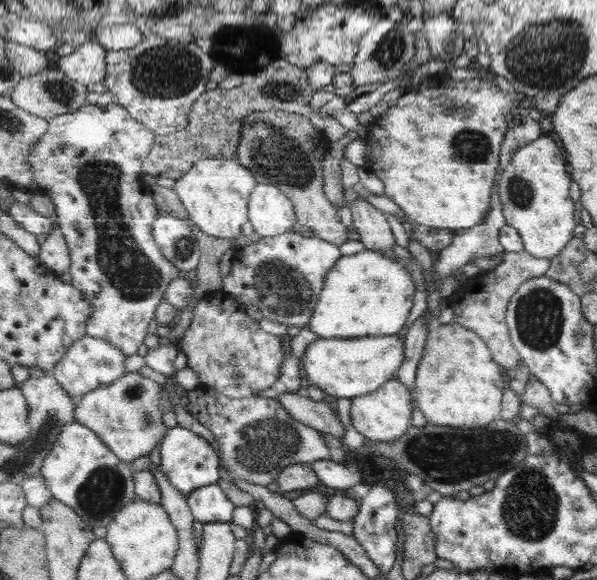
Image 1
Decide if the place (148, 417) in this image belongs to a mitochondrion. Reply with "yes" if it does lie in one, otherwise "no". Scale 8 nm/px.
yes

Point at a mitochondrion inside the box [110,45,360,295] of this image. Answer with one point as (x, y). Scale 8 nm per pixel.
(274, 153)

